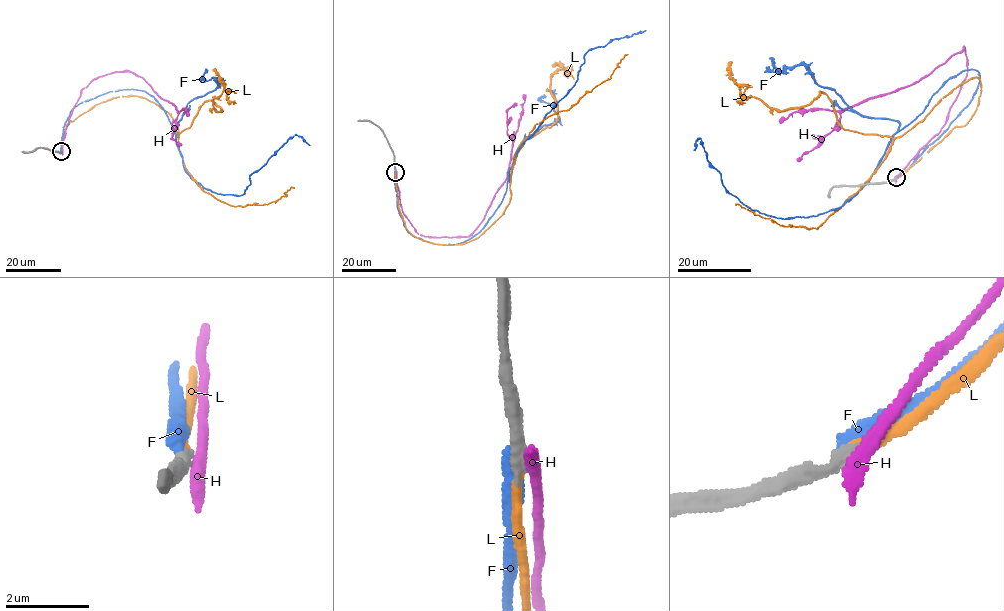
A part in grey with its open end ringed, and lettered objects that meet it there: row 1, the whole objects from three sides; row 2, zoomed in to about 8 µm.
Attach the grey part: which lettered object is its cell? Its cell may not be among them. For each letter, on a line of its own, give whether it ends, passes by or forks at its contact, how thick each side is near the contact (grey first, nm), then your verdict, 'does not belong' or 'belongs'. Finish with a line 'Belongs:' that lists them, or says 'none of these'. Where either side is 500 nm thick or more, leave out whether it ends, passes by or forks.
F: it ends | 380/420 nm | does not belong
H: it ends | 360/440 nm | does not belong
L: it ends | 360/240 nm | belongs
Belongs: L

